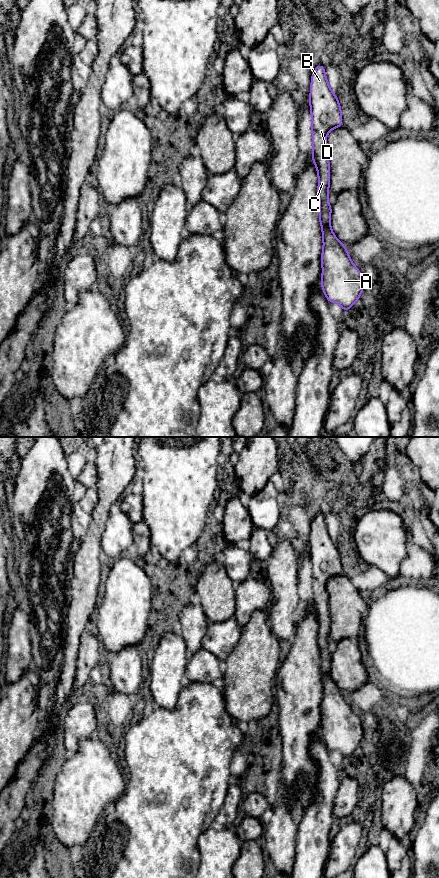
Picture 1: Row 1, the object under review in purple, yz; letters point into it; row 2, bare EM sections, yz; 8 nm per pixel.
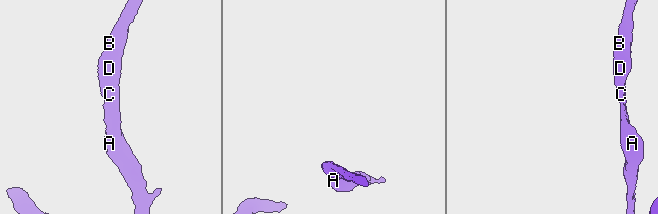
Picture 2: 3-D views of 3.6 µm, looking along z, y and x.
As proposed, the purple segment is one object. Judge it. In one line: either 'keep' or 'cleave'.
keep

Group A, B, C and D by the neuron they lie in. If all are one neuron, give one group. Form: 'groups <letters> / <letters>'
groups A B C D

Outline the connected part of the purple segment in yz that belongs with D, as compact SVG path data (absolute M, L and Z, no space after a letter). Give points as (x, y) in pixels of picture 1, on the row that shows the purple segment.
M318 65L311 75L311 87L309 104L311 110L311 130L313 140L312 160L318 172L318 199L320 201L319 222L322 228L323 250L321 254L322 277L321 287L328 302L334 302L341 306L343 311L348 311L359 299L364 289L364 280L359 269L352 263L347 247L335 236L331 229L332 206L328 201L330 190L330 164L328 159L328 144L326 137L330 130L342 127L342 112L337 96L330 89L328 79L325 76L325 66Z

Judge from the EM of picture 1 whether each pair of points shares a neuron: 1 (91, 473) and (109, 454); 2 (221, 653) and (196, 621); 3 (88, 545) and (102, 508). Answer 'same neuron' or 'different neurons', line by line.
1: different neurons
2: same neuron
3: same neuron

